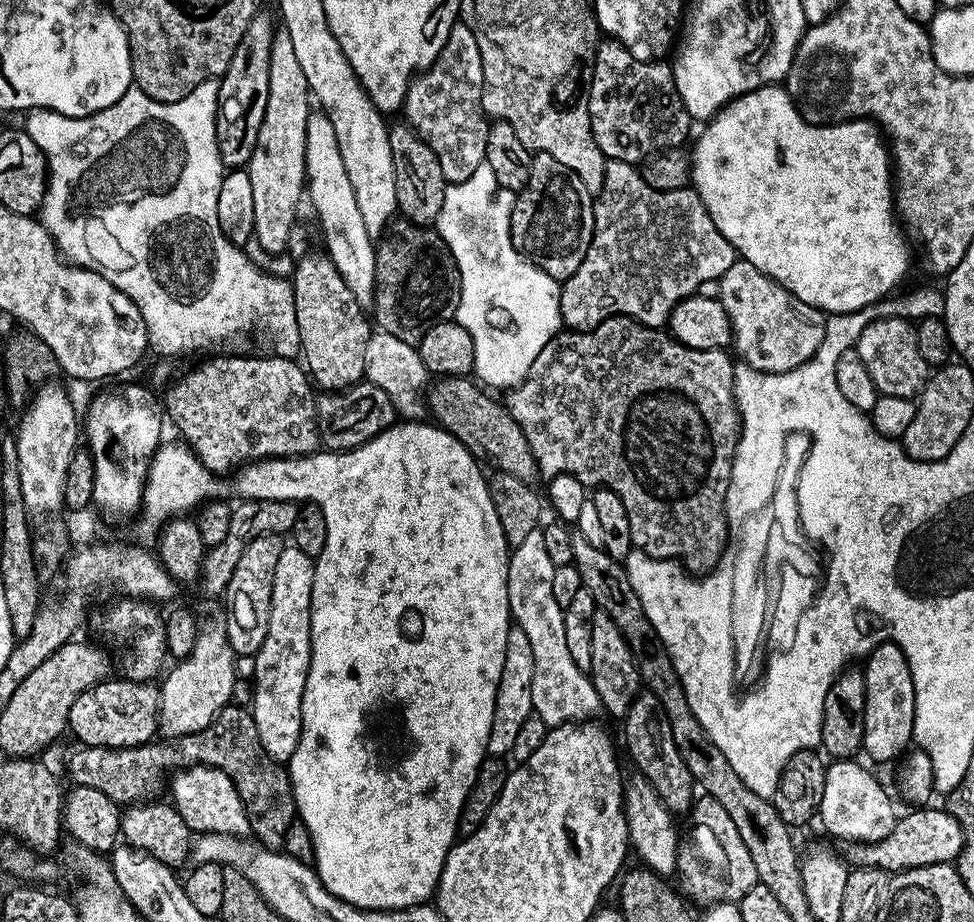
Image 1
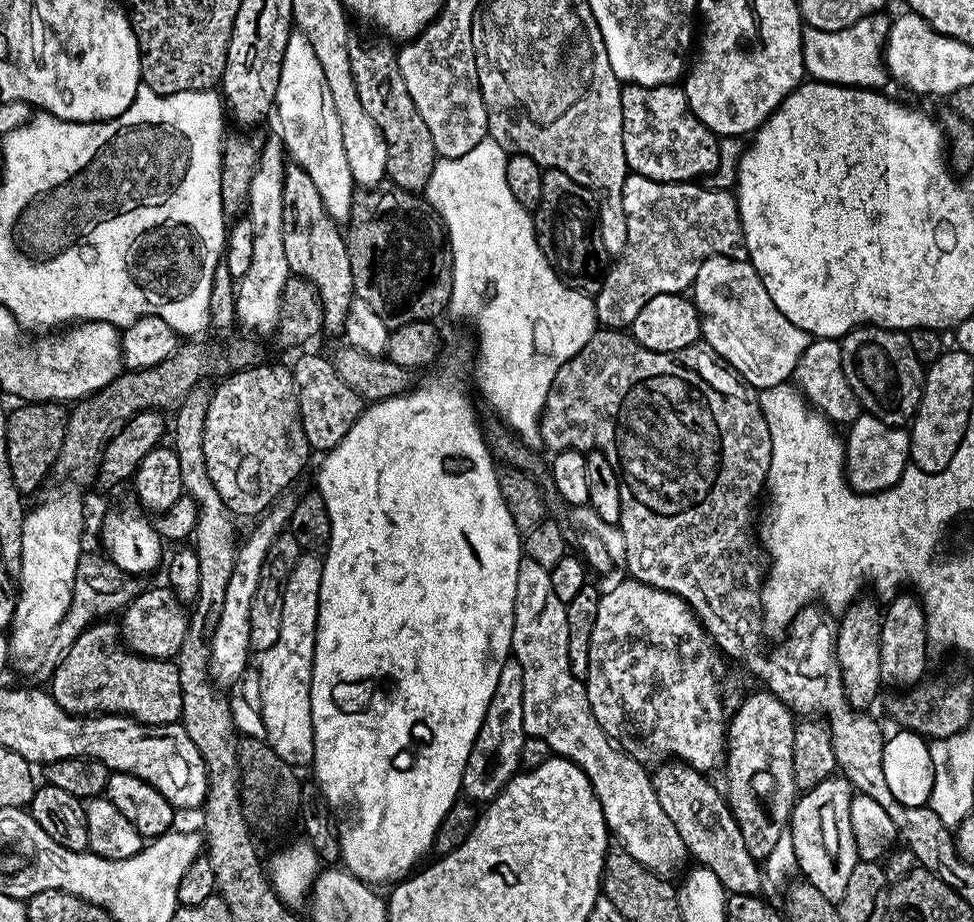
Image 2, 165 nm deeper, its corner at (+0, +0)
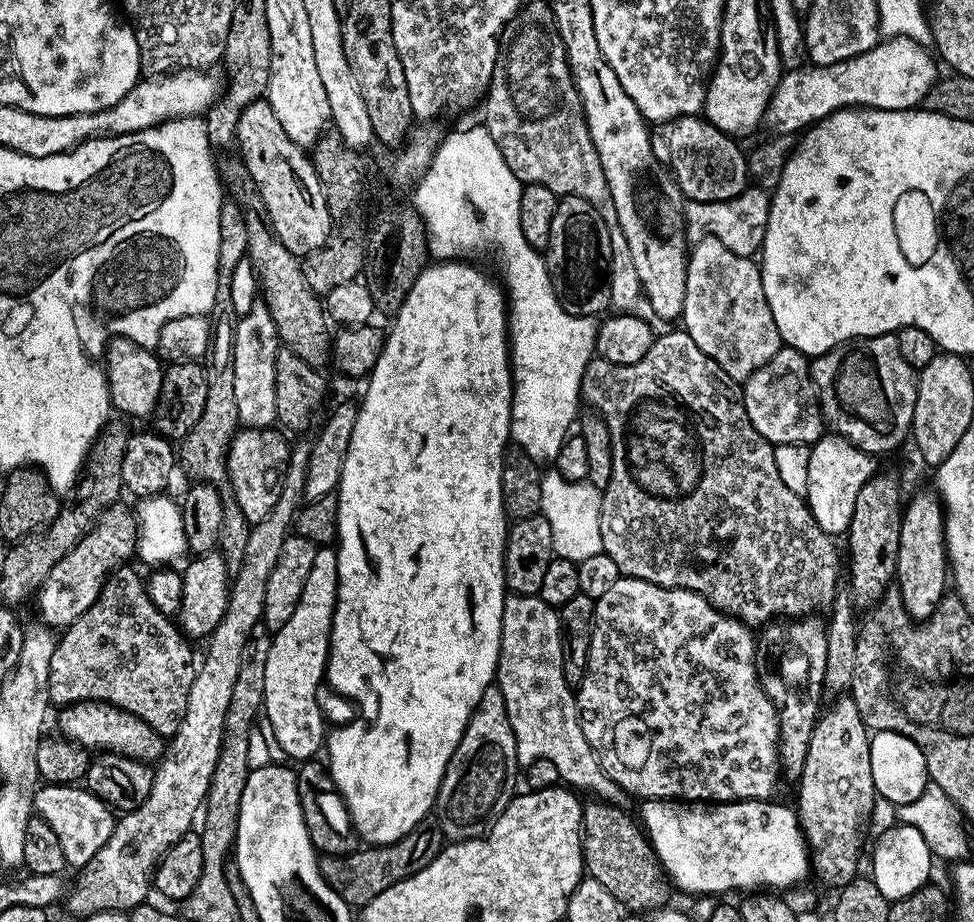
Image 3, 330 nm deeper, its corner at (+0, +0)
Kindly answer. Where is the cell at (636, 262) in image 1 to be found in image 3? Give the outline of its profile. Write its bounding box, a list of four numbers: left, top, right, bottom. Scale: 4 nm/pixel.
[684,186,771,259]

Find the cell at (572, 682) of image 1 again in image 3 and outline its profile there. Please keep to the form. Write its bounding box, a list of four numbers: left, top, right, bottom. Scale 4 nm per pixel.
[494,595,626,804]

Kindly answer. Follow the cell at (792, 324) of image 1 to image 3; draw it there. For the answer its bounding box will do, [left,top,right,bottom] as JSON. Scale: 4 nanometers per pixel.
[682,236,782,382]

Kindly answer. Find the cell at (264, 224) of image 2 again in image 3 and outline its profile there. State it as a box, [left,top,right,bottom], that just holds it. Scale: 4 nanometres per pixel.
[234,302,282,428]

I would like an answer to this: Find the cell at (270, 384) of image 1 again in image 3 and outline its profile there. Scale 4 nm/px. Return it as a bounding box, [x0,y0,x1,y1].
[228,427,290,525]

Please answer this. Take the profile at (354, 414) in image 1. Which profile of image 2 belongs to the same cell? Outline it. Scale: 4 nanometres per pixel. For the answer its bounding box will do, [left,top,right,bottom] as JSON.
[292,352,365,453]

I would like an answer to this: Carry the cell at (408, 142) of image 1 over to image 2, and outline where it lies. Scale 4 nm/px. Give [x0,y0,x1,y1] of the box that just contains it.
[349,39,438,194]

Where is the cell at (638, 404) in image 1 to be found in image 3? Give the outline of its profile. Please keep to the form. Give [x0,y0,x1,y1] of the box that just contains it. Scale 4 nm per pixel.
[580,330,842,626]

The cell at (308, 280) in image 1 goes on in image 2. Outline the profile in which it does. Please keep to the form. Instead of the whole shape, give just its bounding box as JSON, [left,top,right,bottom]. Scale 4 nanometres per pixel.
[282,166,354,333]

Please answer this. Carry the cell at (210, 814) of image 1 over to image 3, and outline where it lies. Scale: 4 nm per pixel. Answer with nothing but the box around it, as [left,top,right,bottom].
[59,704,166,762]

